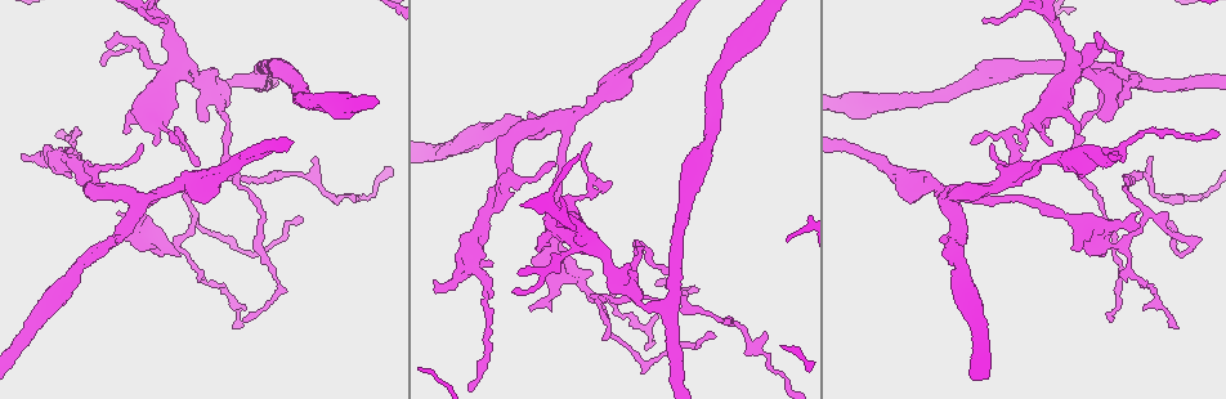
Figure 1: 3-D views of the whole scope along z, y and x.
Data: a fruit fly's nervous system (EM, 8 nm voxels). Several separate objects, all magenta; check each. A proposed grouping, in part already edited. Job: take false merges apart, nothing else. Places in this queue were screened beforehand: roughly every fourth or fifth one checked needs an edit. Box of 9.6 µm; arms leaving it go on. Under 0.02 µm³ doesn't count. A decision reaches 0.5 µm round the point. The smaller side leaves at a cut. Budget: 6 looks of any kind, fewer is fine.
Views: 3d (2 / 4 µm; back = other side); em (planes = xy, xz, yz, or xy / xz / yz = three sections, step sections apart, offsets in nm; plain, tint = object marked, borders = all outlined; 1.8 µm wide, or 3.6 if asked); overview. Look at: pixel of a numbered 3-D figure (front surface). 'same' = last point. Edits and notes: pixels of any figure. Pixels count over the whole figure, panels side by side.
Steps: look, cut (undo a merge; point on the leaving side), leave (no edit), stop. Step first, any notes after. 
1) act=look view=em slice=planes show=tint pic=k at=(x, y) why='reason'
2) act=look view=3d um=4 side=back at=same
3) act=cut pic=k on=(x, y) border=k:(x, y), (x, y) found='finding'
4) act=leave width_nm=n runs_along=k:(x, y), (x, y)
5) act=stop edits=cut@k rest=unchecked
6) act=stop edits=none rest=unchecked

act=look view=em slice=planes show=borders pic=1 at=(181, 66) why='abrupt turn'

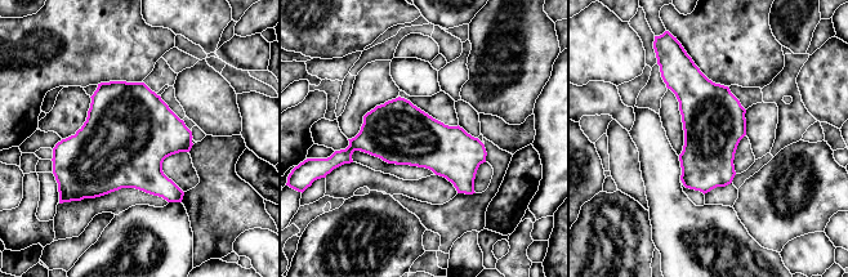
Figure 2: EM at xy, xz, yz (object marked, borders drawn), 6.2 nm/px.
act=leave found='all the same neuron'

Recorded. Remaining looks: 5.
act=look view=3d um=4 pic=1 at=(572, 122) why='a fork'

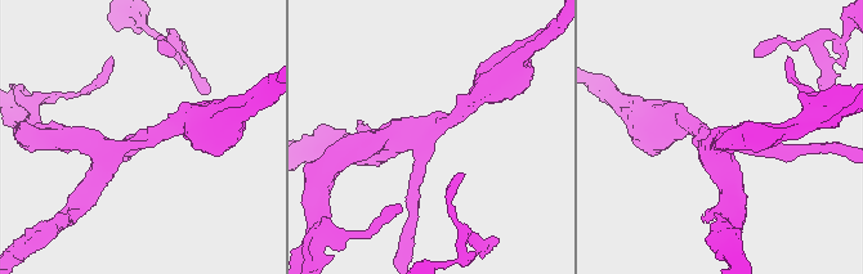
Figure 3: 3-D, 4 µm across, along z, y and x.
act=look view=em slice=planes show=borders pic=3 at=(144, 137)

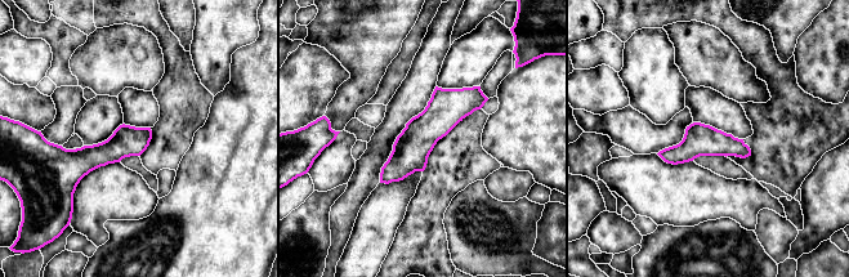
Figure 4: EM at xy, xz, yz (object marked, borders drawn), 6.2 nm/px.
act=leave found='all the same neuron'

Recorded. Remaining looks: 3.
act=look view=3d um=2 pic=1 at=(172, 247) why='two arms in line, one across'

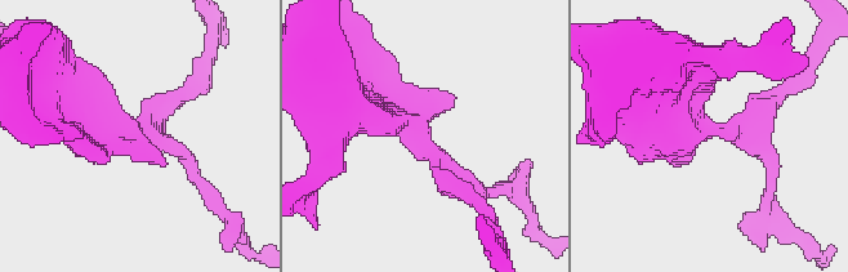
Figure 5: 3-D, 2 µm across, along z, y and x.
act=look view=em slice=xy step=4 show=tint pic=5 at=(423, 145) arms=3 why='need the tissue'

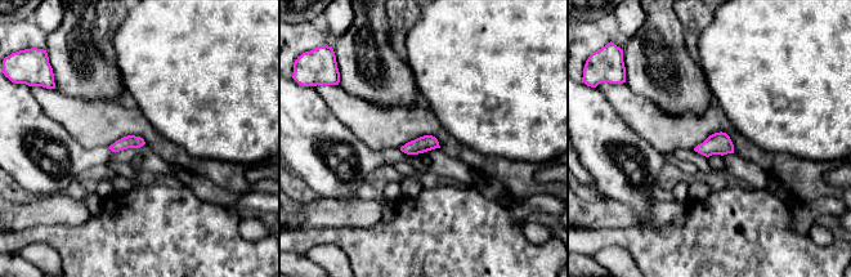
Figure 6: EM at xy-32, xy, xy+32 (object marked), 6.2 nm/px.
act=leave found='continuous, no second neuron'

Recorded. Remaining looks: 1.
act=stop edits=none rest=unchecked

